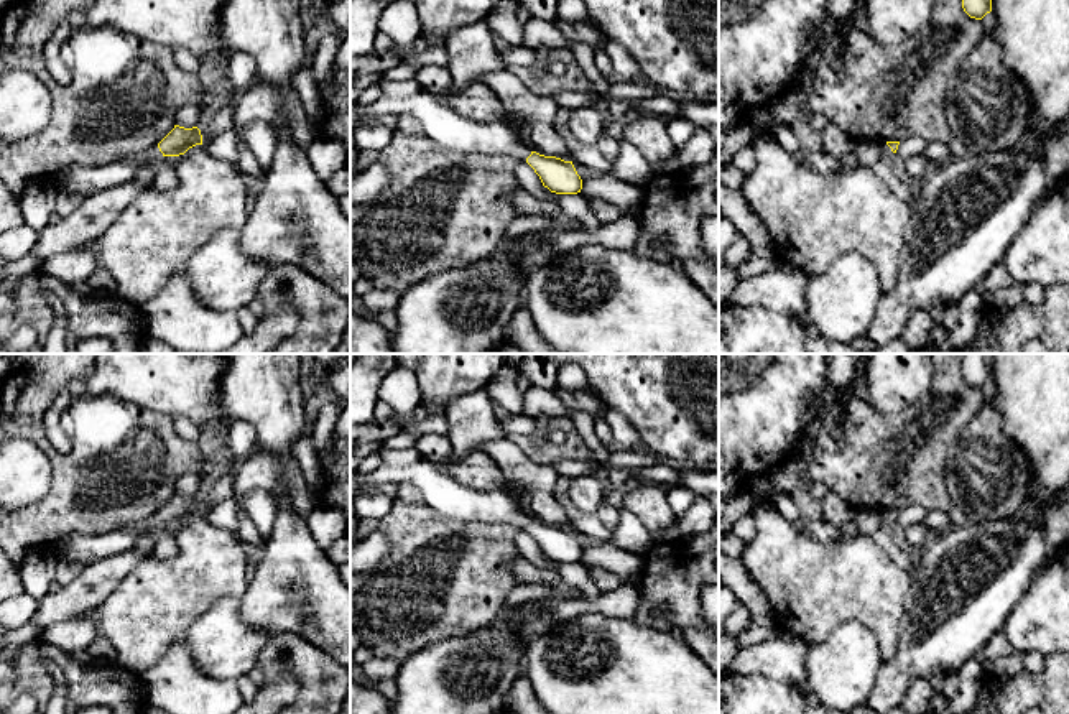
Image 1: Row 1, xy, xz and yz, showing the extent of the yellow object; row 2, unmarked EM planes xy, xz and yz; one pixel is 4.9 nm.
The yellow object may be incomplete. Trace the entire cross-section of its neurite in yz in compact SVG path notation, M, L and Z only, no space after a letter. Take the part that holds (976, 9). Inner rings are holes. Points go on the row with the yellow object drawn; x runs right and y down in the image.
M962 0L964 12L975 20L982 20L992 12L992 0Z

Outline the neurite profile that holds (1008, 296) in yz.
M1013 283L1010 286L983 293L987 308L1010 309L1025 303L1023 285Z

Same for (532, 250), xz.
M625 216L610 224L600 224L595 232L581 229L554 229L546 232L526 232L516 237L505 235L498 245L511 255L518 270L530 278L539 268L574 250L602 245L612 250L633 250L640 235L640 220Z

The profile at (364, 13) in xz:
M350 0L350 58L373 49L378 20L391 0Z

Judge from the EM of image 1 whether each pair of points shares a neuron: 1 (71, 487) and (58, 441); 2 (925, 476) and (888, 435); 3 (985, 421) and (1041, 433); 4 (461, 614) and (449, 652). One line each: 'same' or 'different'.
1: different
2: same
3: different
4: different

